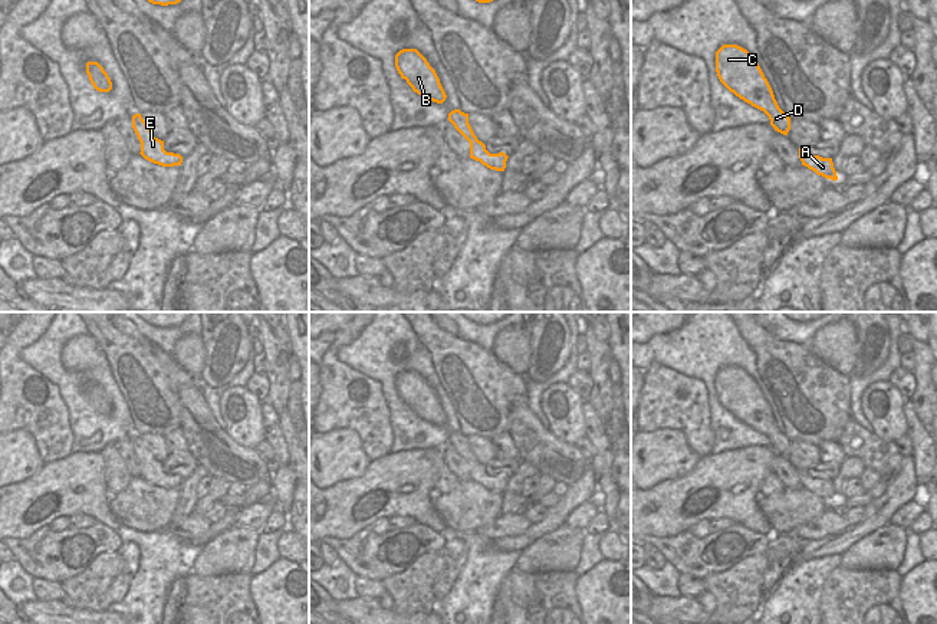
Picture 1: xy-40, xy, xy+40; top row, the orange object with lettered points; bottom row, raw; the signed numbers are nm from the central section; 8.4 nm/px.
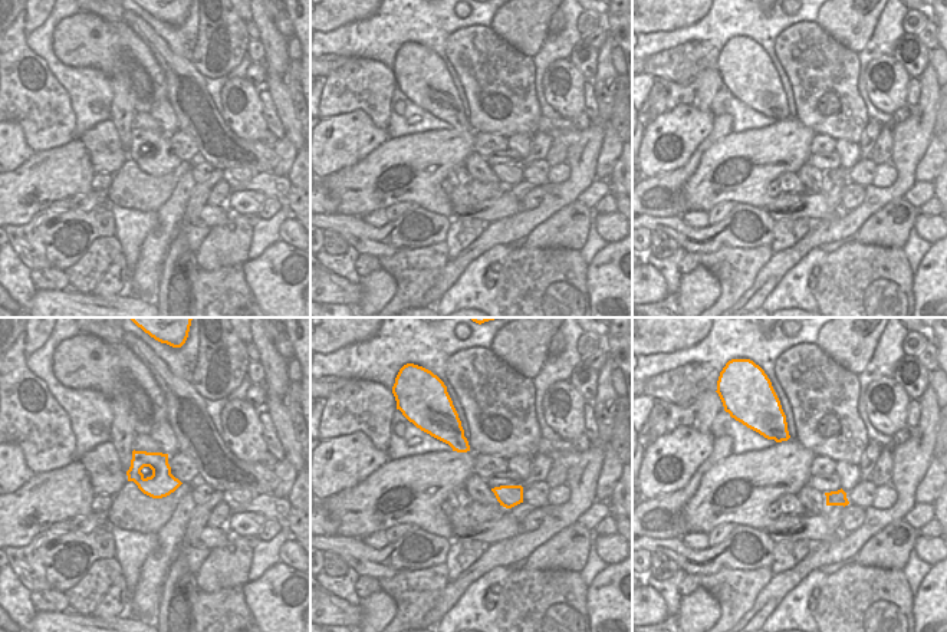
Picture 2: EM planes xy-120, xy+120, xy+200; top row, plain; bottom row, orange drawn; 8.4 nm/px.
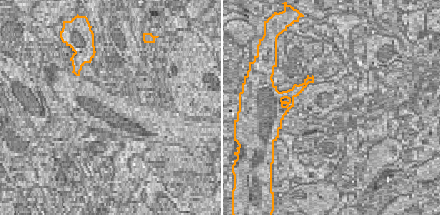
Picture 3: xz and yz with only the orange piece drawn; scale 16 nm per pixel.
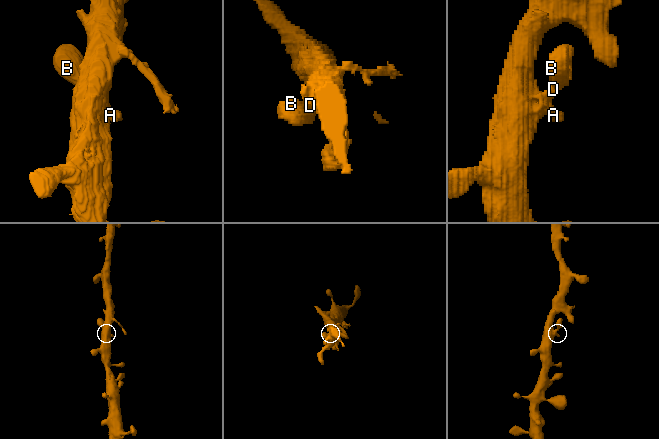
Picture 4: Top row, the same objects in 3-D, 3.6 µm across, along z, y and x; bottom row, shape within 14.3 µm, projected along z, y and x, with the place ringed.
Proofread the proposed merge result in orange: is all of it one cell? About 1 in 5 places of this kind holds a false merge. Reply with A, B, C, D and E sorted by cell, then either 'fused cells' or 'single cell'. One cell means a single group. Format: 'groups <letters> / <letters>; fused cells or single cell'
groups A B C D E; single cell

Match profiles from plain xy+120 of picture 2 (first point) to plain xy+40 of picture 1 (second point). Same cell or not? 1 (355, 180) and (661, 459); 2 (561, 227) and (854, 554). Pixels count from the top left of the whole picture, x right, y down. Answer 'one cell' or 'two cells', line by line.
1: two cells
2: one cell

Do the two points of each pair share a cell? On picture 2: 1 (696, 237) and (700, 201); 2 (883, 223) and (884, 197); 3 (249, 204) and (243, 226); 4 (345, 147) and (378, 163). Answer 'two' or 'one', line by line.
1: two
2: two
3: two
4: two

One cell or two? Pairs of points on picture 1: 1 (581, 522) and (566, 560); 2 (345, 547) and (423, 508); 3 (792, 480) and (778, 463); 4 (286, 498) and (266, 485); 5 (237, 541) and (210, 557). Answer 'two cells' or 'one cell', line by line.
1: two cells
2: two cells
3: one cell
4: two cells
5: one cell

